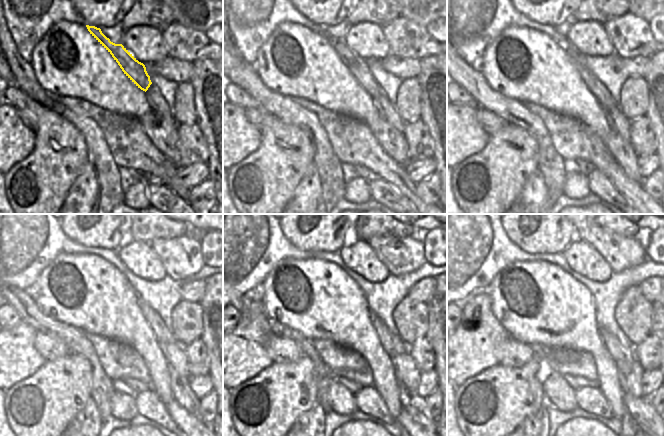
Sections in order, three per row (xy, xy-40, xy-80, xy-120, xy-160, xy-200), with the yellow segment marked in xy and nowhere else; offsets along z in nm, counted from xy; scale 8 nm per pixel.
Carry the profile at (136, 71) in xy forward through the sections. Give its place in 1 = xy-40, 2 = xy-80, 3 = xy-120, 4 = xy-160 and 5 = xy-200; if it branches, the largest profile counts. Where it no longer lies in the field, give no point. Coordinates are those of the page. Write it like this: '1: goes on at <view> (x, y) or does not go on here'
1: goes on at xy-40 (359, 68)
2: goes on at xy-80 (602, 95)
3: goes on at xy-120 (163, 335)
4: goes on at xy-160 (392, 344)
5: goes on at xy-200 (619, 353)

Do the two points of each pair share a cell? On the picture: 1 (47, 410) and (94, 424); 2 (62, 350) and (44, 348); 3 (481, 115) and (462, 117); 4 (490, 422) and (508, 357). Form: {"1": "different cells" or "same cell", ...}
{"1": "different cells", "2": "same cell", "3": "different cells", "4": "different cells"}

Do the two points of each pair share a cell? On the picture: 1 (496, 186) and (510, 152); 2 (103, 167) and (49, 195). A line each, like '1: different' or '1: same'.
1: same
2: different

